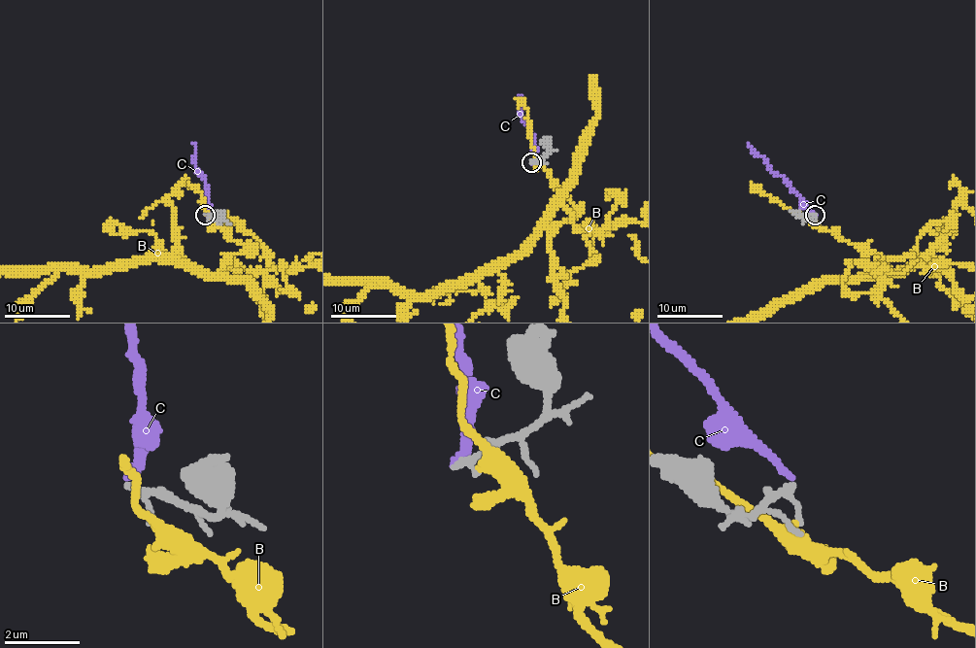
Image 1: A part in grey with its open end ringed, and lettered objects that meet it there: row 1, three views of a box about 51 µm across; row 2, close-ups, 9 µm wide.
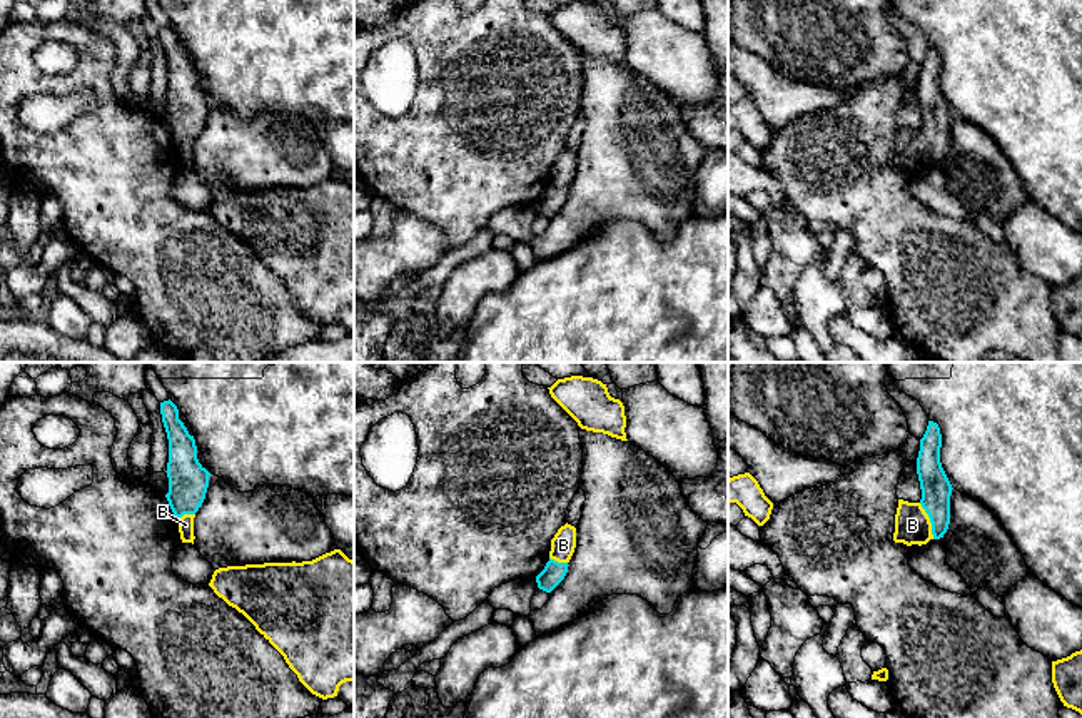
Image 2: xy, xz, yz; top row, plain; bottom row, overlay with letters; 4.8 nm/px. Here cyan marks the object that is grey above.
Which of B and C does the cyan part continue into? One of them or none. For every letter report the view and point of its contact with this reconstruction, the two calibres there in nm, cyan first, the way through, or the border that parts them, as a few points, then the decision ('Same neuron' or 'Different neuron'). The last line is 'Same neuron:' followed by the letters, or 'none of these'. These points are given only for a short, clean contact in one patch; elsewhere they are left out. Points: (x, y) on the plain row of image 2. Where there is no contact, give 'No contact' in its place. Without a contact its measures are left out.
B: Touches cyan at yz (930, 147). Thickness 140 nm (cyan) against 180 nm. Boundary: yz (919, 129), (929, 144), (934, 164). Different neuron
C: No contact. Different neuron
Same neuron: none of these

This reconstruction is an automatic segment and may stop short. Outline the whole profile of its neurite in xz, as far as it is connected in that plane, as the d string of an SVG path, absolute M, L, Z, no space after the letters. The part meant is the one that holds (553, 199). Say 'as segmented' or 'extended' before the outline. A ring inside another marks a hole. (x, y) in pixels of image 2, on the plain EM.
as segmented; M549 184L544 195L536 202L538 214L551 219L566 202L568 189L558 189Z

